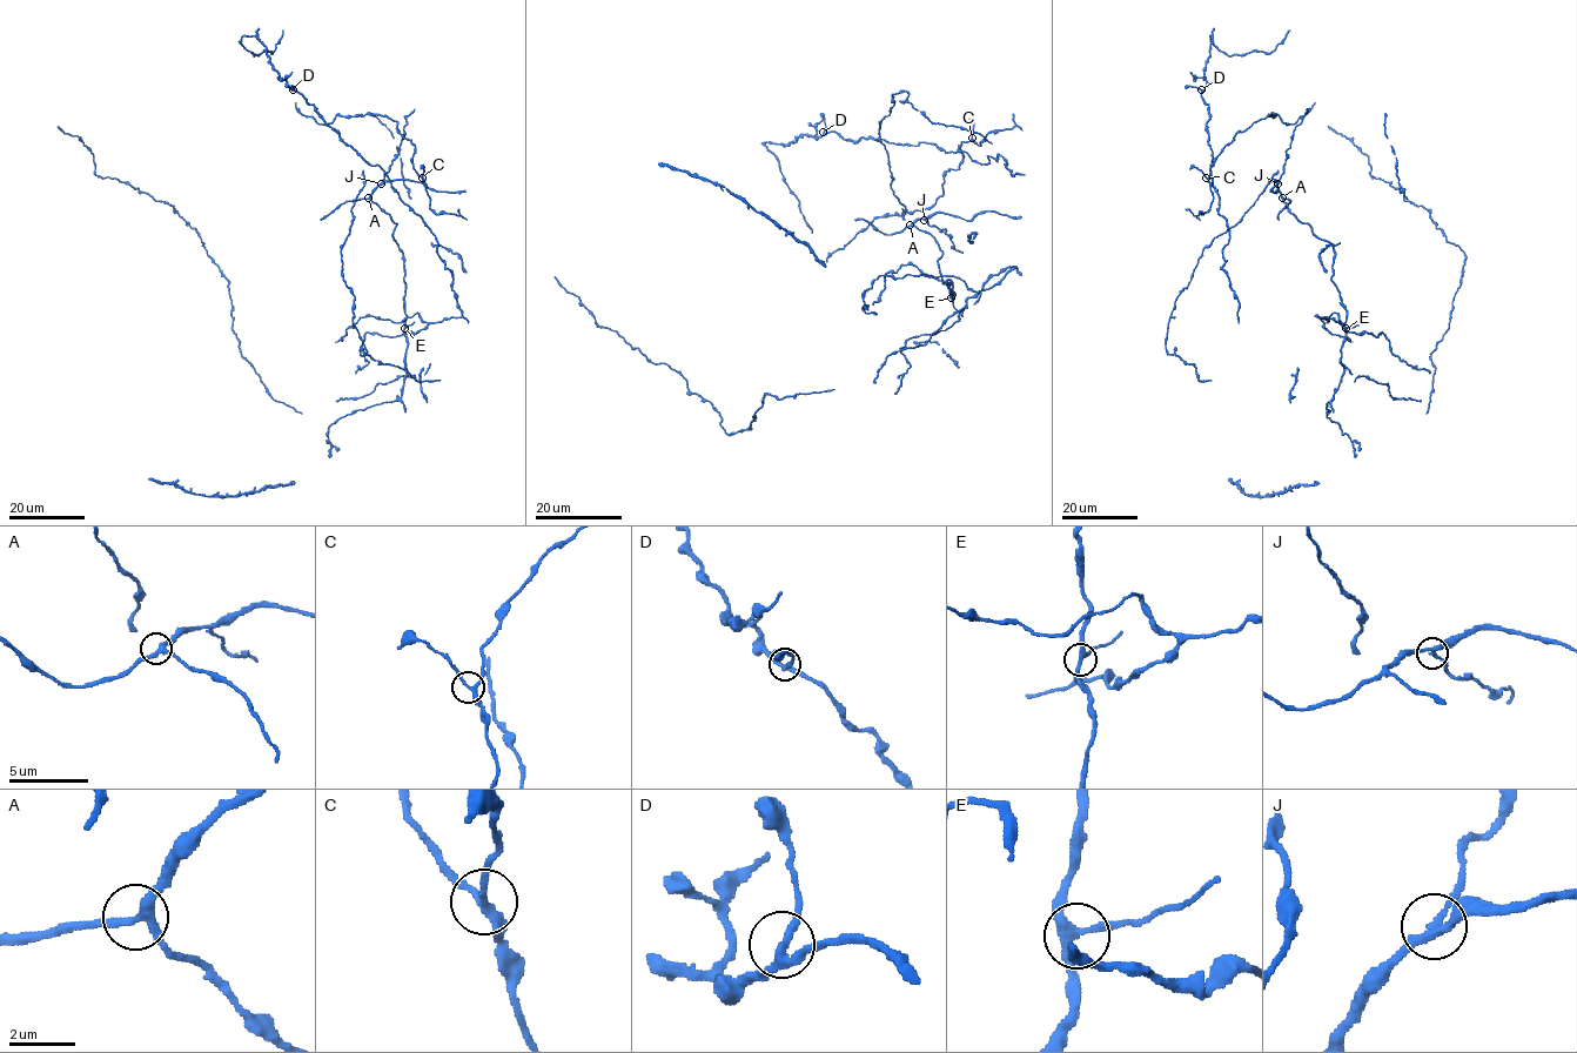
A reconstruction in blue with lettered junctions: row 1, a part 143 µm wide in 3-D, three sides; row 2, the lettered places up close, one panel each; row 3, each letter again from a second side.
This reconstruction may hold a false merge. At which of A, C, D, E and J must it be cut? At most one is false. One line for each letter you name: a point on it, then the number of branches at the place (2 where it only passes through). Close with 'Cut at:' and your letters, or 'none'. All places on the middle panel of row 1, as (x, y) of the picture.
J: (924, 220) | 3
Cut at: J

